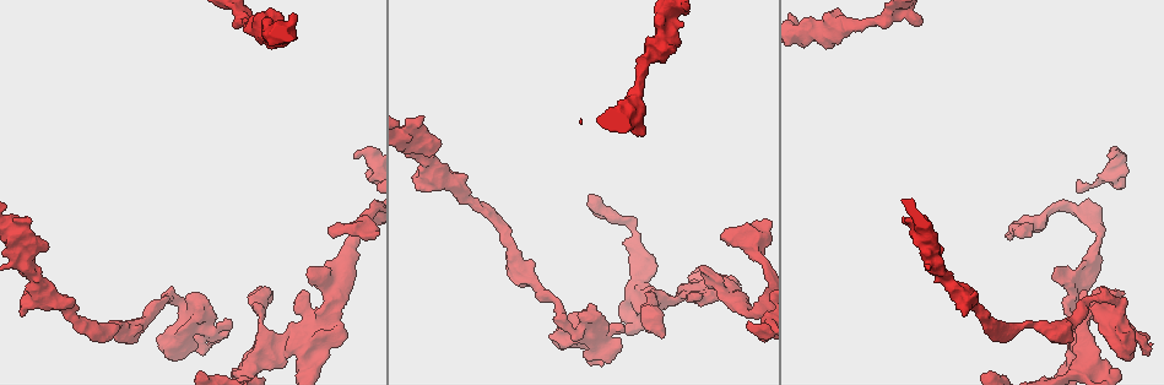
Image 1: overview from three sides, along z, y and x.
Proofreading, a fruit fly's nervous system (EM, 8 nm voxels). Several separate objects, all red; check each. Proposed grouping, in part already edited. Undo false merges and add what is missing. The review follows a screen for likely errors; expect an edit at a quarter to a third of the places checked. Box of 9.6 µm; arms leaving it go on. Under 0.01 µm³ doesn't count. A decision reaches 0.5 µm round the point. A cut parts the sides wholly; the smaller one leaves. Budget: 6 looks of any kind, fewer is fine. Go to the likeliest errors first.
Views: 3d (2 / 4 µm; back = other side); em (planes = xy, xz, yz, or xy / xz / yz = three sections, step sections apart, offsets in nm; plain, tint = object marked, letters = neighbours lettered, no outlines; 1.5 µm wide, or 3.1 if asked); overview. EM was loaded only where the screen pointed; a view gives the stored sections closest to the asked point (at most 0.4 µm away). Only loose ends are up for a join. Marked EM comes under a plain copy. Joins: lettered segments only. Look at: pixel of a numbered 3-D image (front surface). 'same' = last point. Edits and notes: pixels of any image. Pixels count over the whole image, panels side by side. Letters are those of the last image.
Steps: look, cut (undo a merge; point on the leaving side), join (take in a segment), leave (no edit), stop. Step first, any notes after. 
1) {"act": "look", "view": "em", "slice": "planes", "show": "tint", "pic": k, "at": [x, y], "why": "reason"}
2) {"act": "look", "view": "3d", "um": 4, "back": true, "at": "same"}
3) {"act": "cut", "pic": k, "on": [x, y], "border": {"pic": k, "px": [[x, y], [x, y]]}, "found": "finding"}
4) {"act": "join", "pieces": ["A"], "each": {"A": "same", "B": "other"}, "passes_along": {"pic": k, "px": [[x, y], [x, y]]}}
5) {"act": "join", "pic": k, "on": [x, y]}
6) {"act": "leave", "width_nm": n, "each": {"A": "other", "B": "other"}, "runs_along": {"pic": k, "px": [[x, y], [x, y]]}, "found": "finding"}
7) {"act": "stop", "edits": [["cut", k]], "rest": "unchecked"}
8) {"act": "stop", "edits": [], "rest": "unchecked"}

{"act": "look", "view": "3d", "um": 2, "pic": 1, "at": [921, 22], "why": "an open end"}

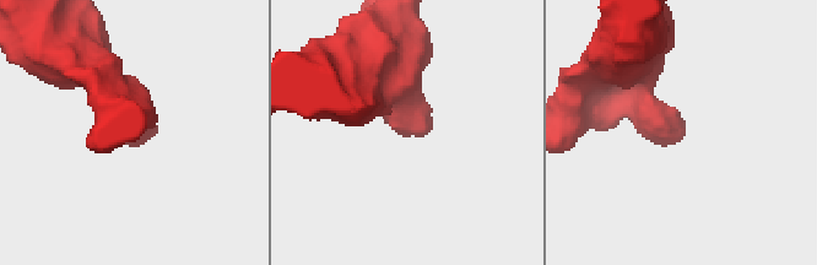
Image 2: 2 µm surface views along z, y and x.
{"act": "look", "view": "em", "slice": "yz", "step": 4, "show": "letters", "pic": 2, "at": [150, 139], "why": "now the EM"}

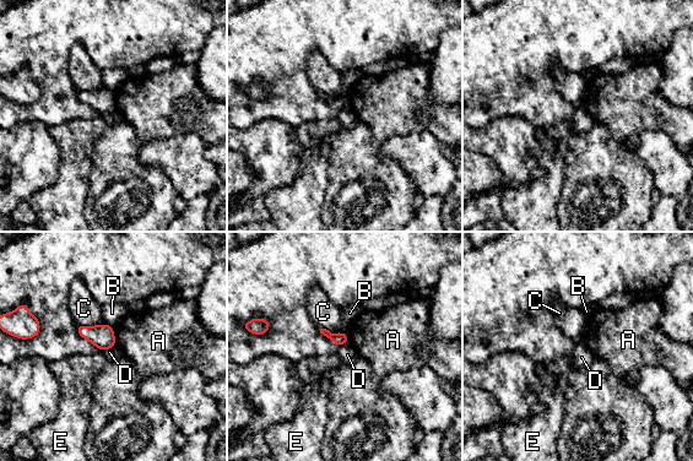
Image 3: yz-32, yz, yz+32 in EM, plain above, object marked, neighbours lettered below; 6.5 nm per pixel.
{"act": "leave", "each": {"A": "other", "B": "other", "C": "other", "D": "other", "E": "other"}, "border": {"pic": 3, "px": [[99, 351], [103, 352]]}, "found": "none of them fits"}

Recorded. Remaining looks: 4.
{"act": "look", "view": "em", "slice": "planes", "show": "letters", "pic": 1, "at": [282, 17], "why": "free end"}

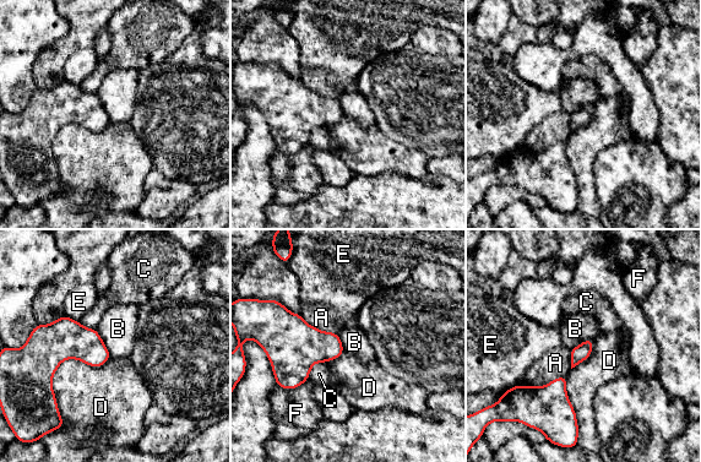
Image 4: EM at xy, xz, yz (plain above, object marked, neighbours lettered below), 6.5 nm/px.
{"act": "leave", "each": {"A": "other", "B": "other", "C": "other", "D": "other", "E": "other", "F": "other"}, "border": {"pic": 4, "px": [[96, 330], [112, 357]]}, "found": "no lettered segment goes on from it"}

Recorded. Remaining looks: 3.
{"act": "look", "view": "em", "slice": "planes", "show": "letters", "pic": 1, "at": [1054, 270]}

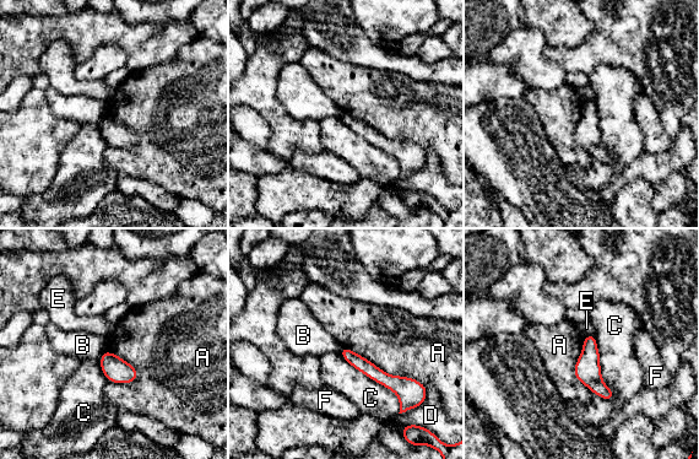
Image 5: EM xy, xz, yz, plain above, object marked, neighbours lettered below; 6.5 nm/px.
{"act": "leave", "each": {"A": "other", "B": "other", "C": "other", "D": "other", "E": "other", "F": "other"}, "border": {"pic": 5, "px": [[343, 346], [422, 384]]}, "found": "no lettered segment goes on from it"}

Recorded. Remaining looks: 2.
{"act": "stop", "edits": [], "rest": "unchecked"}

